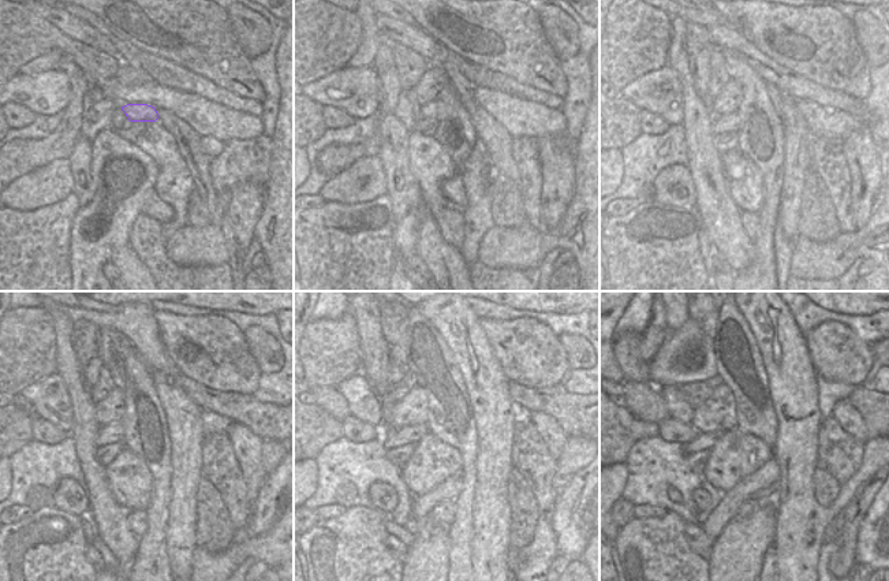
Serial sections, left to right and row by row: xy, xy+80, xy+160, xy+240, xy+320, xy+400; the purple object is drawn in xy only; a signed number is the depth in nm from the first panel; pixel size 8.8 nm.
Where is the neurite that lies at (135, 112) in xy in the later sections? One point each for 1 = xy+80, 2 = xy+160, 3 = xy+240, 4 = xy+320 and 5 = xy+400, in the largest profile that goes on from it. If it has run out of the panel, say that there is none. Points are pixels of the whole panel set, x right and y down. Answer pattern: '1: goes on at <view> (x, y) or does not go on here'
1: goes on at xy+80 (430, 110)
2: goes on at xy+160 (725, 123)
3: goes on at xy+240 (109, 434)
4: goes on at xy+320 (392, 438)
5: goes on at xy+400 (703, 440)

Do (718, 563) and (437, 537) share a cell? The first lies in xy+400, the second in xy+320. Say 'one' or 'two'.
one

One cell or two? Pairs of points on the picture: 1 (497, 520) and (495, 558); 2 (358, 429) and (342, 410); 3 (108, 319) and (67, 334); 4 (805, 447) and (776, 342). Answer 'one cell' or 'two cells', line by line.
1: one cell
2: two cells
3: two cells
4: one cell

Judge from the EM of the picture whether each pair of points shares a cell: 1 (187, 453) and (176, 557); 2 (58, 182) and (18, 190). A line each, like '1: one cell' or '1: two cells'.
1: one cell
2: one cell

